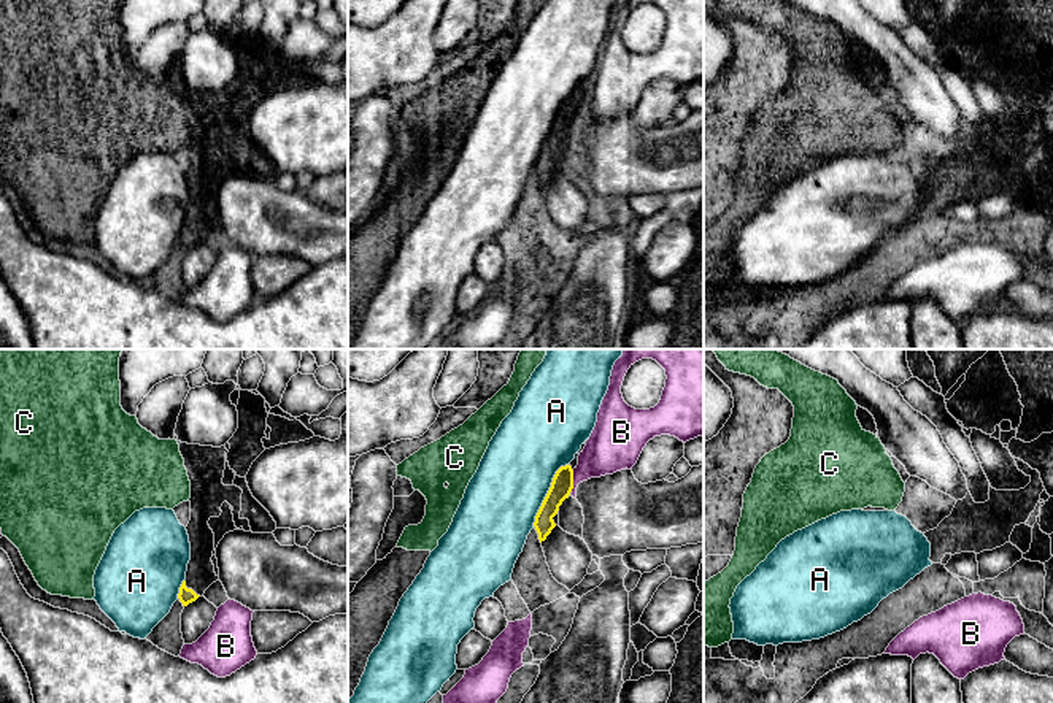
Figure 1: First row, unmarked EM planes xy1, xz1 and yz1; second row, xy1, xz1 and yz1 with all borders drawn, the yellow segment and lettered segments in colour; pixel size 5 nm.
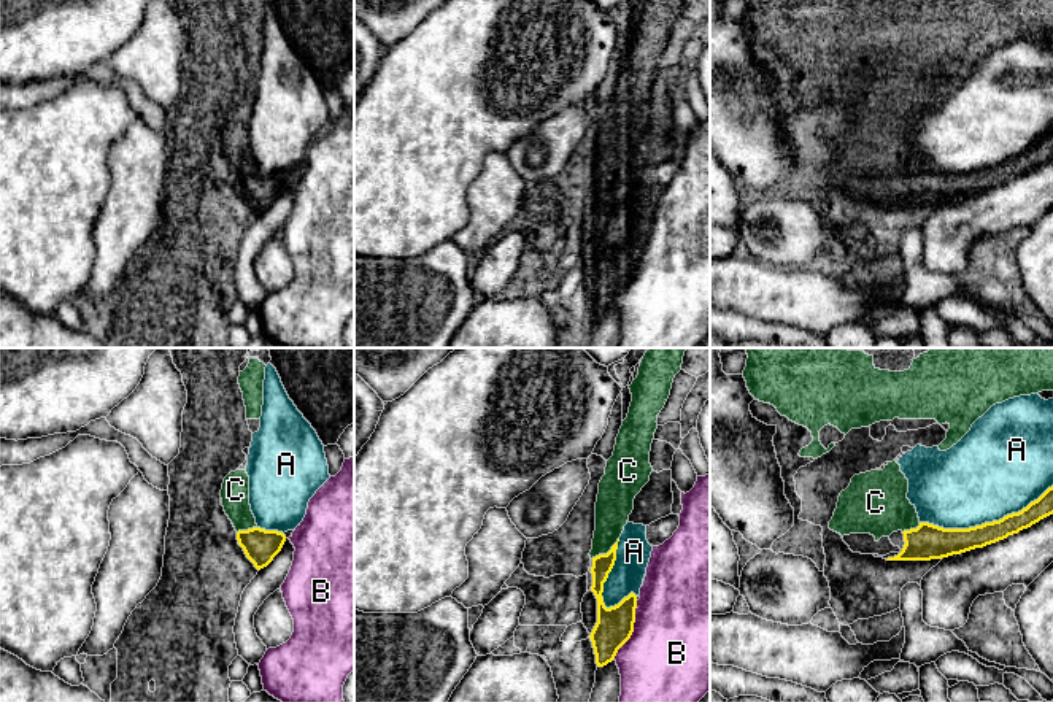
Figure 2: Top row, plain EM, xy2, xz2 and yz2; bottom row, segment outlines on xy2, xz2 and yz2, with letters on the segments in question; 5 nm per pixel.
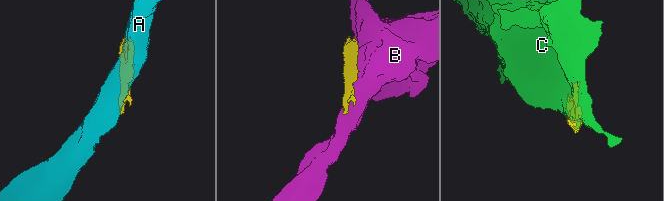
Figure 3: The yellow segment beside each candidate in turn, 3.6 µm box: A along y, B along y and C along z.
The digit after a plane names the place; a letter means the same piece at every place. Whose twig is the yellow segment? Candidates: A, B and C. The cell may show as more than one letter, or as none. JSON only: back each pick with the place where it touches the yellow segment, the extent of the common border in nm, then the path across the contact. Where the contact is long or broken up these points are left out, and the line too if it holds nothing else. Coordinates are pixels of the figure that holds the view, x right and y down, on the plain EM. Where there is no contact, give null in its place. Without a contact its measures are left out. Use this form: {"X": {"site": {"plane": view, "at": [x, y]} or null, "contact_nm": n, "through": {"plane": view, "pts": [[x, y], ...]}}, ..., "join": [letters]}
{"join": []}

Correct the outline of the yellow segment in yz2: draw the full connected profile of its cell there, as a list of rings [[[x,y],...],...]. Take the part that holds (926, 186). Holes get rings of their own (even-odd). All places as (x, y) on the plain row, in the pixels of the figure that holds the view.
[[[1053,130],[1021,156],[969,173],[943,173],[920,167],[916,173],[897,175],[878,186],[870,178],[850,178],[842,183],[853,197],[874,199],[886,205],[931,205],[996,187],[1050,159],[1053,159]]]

